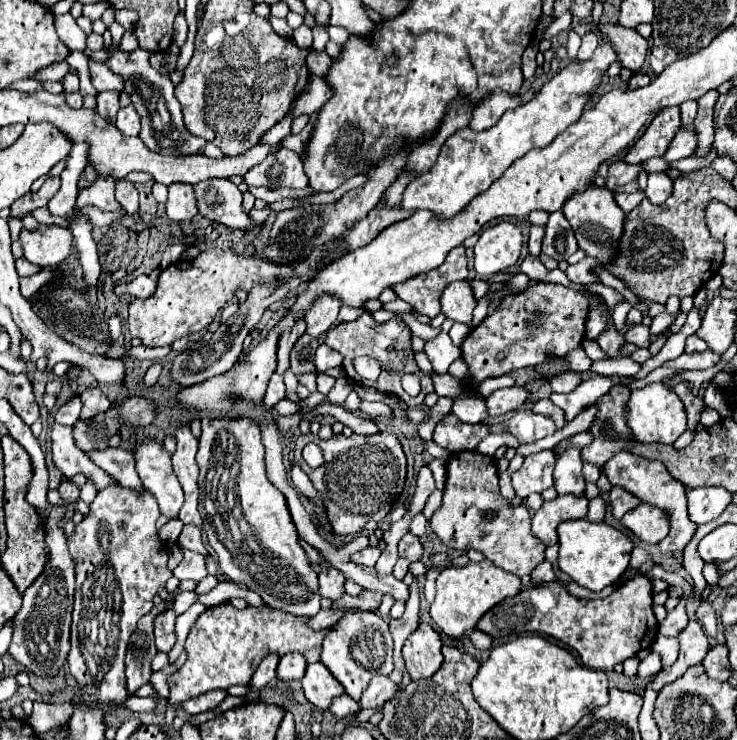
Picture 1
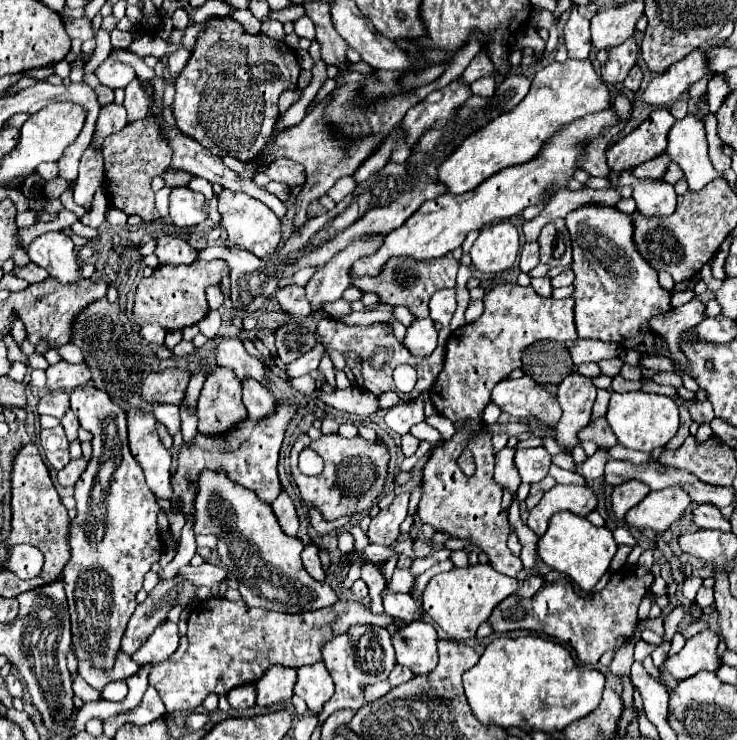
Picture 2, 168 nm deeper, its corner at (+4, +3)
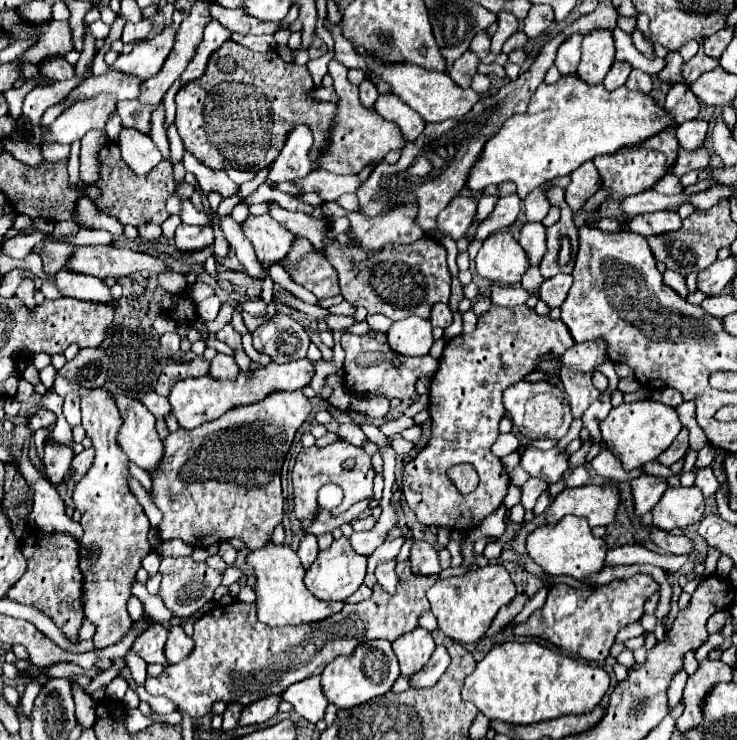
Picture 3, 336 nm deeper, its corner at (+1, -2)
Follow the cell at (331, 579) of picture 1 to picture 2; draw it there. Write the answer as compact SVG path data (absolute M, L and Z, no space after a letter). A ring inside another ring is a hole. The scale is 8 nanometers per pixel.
M316 545L304 547L304 551L302 551L302 563L304 563L304 567L306 567L306 571L310 573L312 579L326 581L326 573L324 573L324 569L320 565L320 557L316 553Z

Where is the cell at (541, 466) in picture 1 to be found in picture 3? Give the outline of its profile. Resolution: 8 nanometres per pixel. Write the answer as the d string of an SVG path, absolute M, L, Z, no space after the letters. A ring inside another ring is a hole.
M535 446L523 450L521 454L521 466L529 476L537 476L545 480L547 484L555 484L567 470L569 454L561 448L551 450L539 450Z

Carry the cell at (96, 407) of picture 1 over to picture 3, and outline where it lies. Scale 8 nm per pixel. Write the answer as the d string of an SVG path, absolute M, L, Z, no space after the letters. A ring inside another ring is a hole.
M103 388L91 390L81 398L81 412L83 428L93 440L93 448L97 452L91 470L77 482L73 490L75 506L83 514L79 524L85 530L79 550L79 568L83 572L83 608L85 618L97 624L97 632L93 636L95 646L107 648L119 642L133 624L127 612L127 600L131 598L131 582L135 580L135 572L141 568L141 558L151 552L151 546L147 542L151 524L127 488L129 460L115 440L123 420L113 396Z

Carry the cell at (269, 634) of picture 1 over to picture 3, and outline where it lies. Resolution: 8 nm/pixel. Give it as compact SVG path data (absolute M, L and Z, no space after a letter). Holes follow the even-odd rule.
M411 574L397 584L395 594L385 592L379 584L373 586L371 598L345 608L321 622L303 626L271 628L257 620L255 604L233 602L219 606L195 622L195 650L179 664L167 666L159 678L147 676L145 690L151 696L167 696L191 718L201 718L211 712L211 706L221 700L247 706L265 696L281 696L289 684L321 674L335 656L349 656L359 644L369 640L397 640L419 624L419 616L429 610L425 598L427 588L437 582L437 576Z

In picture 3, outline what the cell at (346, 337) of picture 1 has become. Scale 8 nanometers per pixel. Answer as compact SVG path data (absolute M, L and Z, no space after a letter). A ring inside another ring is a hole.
M367 332L363 336L357 334L343 334L341 346L345 350L345 366L343 366L343 386L353 394L353 396L363 396L363 394L377 394L385 398L399 398L399 400L409 400L415 396L415 382L419 376L433 376L439 362L435 358L421 356L421 358L409 358L401 356L403 364L401 368L395 368L391 364L391 358L397 356L389 344L387 336L381 332Z

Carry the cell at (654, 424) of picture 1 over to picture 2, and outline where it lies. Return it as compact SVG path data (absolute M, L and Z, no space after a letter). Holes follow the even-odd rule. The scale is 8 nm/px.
M612 391L606 419L614 435L618 437L620 445L636 451L648 451L648 453L656 447L664 447L676 435L678 421L680 421L678 405L670 397L644 393L644 391L630 391L630 393Z

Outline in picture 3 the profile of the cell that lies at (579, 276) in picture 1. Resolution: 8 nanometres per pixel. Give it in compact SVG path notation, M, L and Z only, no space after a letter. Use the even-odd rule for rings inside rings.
M557 274L555 278L549 278L543 282L539 298L549 306L549 308L557 308L563 304L563 300L567 298L567 292L573 284L573 276L571 274Z

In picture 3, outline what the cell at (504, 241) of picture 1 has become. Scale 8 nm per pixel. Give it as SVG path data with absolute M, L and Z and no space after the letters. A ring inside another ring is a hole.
M509 232L491 234L483 242L475 258L475 264L479 276L507 286L521 282L523 274L531 266L527 252Z

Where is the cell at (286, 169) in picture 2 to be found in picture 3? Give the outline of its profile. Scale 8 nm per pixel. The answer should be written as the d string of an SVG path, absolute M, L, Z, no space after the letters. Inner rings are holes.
M313 170L307 178L297 180L297 186L303 188L303 192L319 192L321 198L337 200L343 194L353 194L359 190L361 180L359 176L335 176L333 172Z

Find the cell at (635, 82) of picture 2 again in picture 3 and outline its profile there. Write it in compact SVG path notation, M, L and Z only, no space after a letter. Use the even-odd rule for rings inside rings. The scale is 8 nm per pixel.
M631 70L625 86L627 86L629 90L639 90L639 92L643 92L643 94L649 94L651 88L653 88L653 80L651 80L649 74L645 74L645 72L641 72L641 70Z

